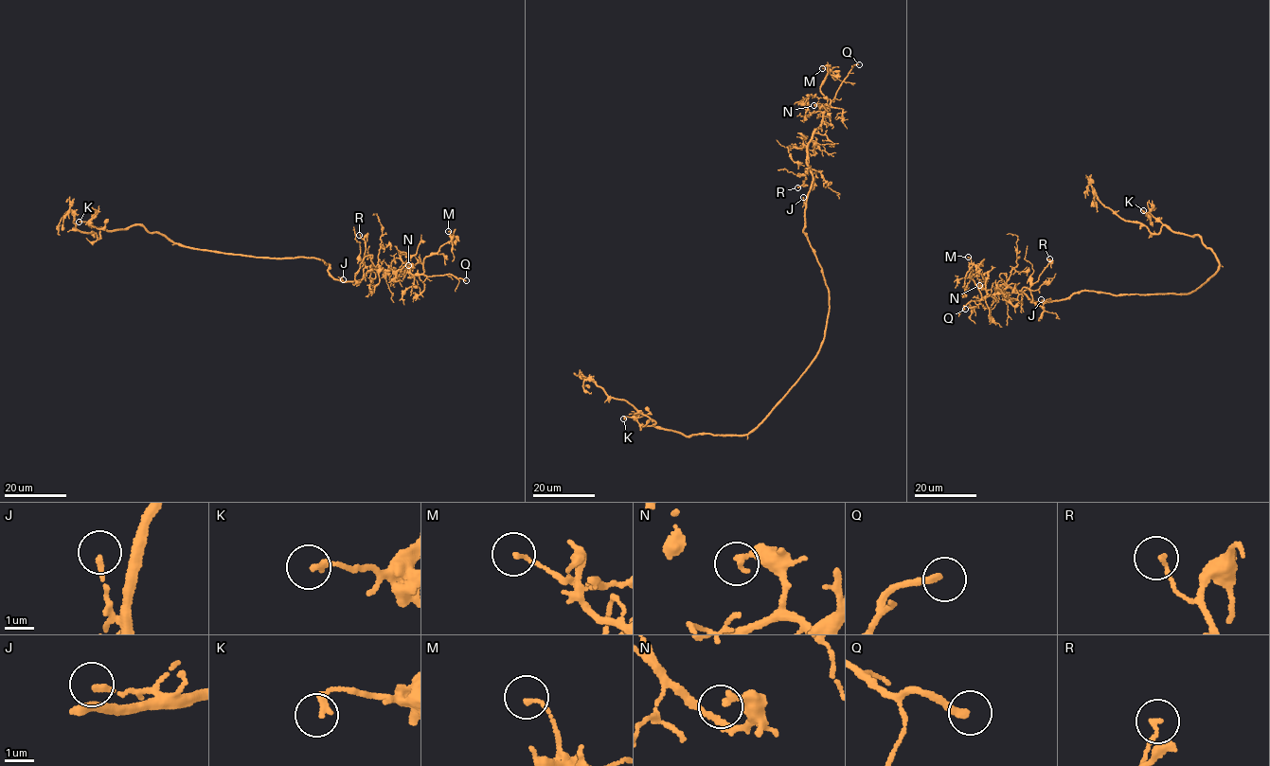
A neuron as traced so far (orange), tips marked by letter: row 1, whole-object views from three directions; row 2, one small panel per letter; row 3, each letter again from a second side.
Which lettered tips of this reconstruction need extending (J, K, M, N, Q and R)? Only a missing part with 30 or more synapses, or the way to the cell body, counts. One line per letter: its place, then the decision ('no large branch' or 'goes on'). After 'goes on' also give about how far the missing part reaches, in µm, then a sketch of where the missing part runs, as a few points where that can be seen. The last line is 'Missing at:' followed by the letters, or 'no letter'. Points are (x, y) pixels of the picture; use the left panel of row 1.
J: (343, 279) | no large branch
K: (79, 222) | no large branch
M: (448, 231) | no large branch
N: (408, 265) | no large branch
Q: (466, 280) | goes on | 60 µm | (466, 280), (471, 282), (467, 279), (451, 282), (439, 273), (416, 260), (411, 248), (411, 229)
R: (359, 235) | no large branch
Missing at: Q

